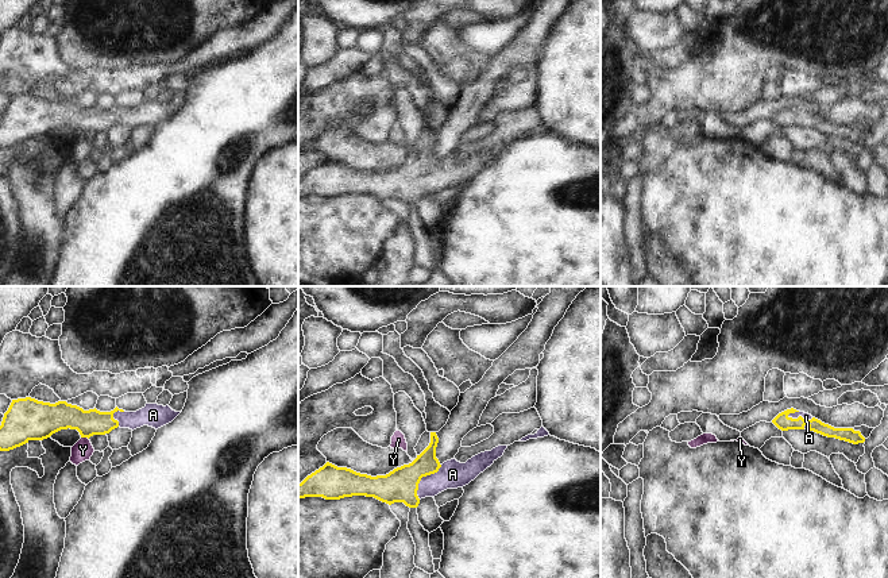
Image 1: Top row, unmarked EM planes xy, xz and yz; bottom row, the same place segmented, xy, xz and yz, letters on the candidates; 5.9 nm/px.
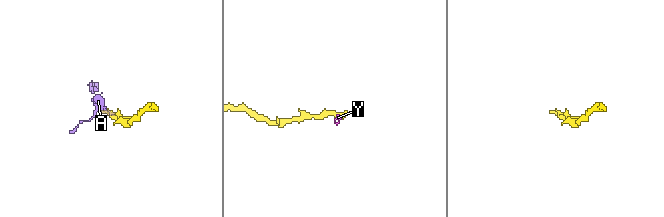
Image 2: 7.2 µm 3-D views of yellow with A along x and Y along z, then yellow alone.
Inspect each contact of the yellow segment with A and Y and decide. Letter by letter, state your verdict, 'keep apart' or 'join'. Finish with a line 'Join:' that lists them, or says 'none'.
A: join
Y: keep apart
Join: A

